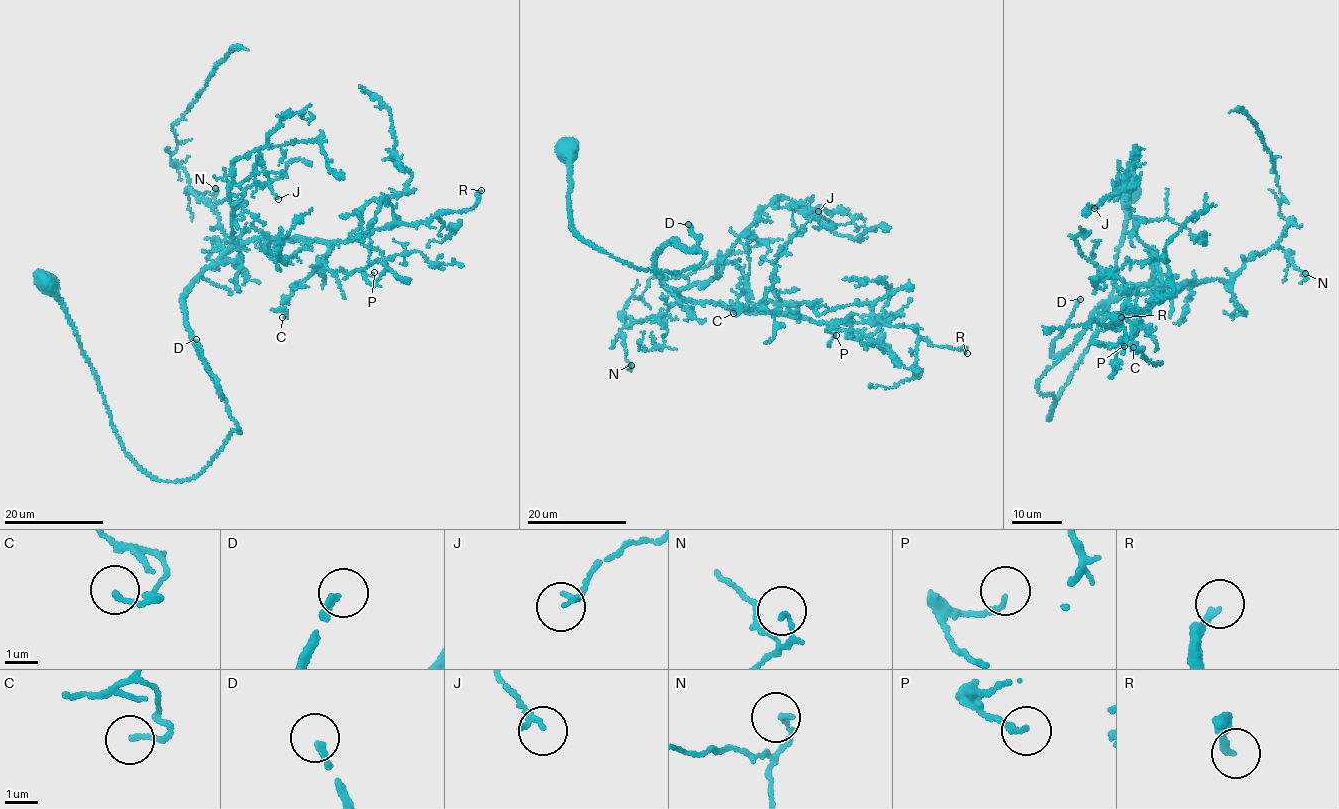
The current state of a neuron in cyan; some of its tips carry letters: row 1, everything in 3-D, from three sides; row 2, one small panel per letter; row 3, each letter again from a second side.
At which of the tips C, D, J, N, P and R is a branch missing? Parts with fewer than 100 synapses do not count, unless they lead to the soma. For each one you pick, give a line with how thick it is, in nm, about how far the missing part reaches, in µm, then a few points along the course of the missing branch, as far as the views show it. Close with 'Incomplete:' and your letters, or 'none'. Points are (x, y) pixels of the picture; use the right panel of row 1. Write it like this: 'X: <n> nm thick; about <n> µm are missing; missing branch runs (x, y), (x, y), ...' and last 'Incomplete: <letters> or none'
D: 200 nm thick; about 120 µm are missing; missing branch runs (1080, 299), (1105, 213), (1156, 186), (1143, 202), (1155, 204), (1203, 160), (1249, 183), (1261, 206), (1255, 221)
Incomplete: D

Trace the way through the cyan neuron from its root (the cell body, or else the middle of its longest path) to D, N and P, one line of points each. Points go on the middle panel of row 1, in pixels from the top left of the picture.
D: (567, 148), (570, 228), (582, 240), (637, 267), (678, 273), (705, 256), (694, 251), (701, 238), (688, 224)
N: (567, 148), (582, 240), (650, 271), (705, 254), (658, 252), (682, 300), (664, 328), (622, 329), (631, 365)
P: (567, 148), (582, 240), (704, 260), (675, 240), (655, 272), (676, 295), (846, 338), (852, 316), (836, 335)

